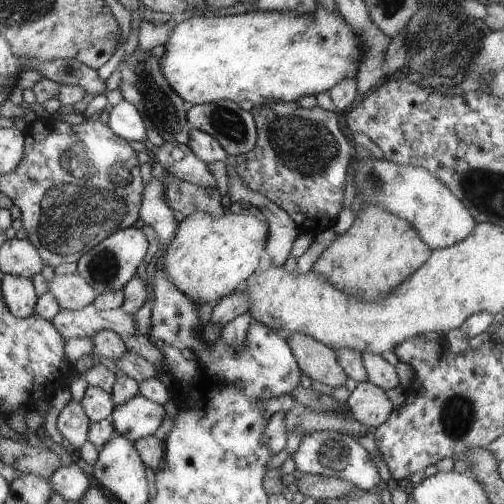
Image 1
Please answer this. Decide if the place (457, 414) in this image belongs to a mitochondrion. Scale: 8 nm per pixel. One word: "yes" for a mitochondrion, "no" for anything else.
yes

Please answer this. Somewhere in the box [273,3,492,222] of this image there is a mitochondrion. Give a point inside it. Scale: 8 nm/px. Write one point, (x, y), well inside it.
(446, 39)

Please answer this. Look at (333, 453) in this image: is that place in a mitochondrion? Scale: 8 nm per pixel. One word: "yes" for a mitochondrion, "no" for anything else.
yes

